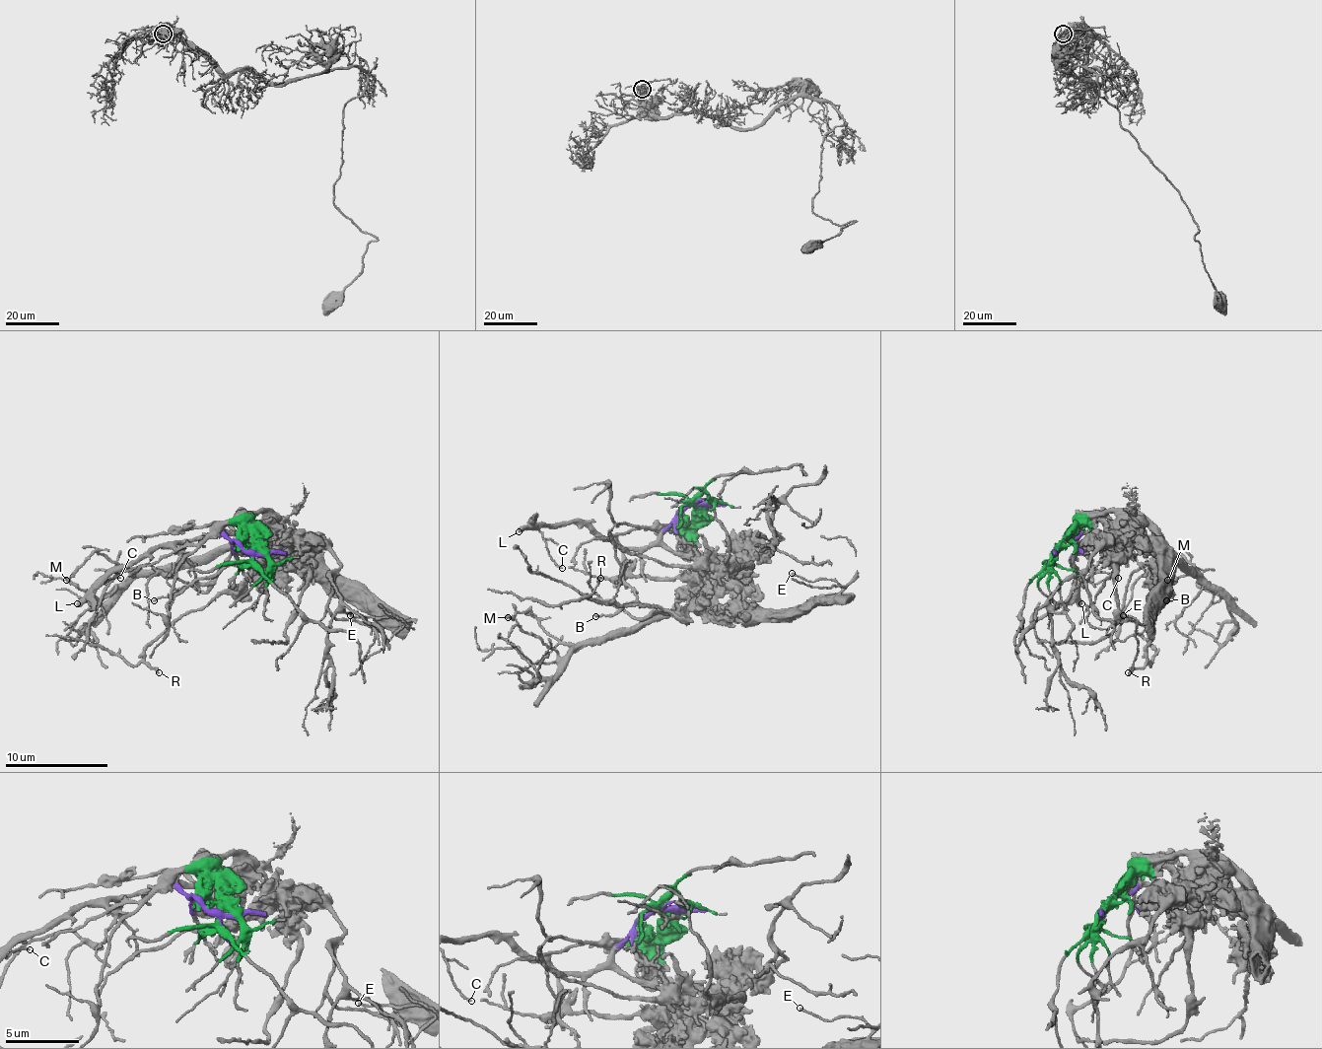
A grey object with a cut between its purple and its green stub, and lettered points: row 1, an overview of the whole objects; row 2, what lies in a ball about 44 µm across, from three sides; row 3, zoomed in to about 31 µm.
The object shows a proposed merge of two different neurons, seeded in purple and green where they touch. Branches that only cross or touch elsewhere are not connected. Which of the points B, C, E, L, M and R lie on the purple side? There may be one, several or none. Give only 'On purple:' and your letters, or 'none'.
On purple: B, C, L

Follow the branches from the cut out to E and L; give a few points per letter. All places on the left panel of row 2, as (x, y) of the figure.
E: (252, 550), (258, 522), (294, 534), (337, 579), (353, 581), (399, 622), (394, 617), (350, 614)
L: (252, 550), (243, 550), (222, 534), (156, 545), (143, 558), (114, 566), (76, 604)

